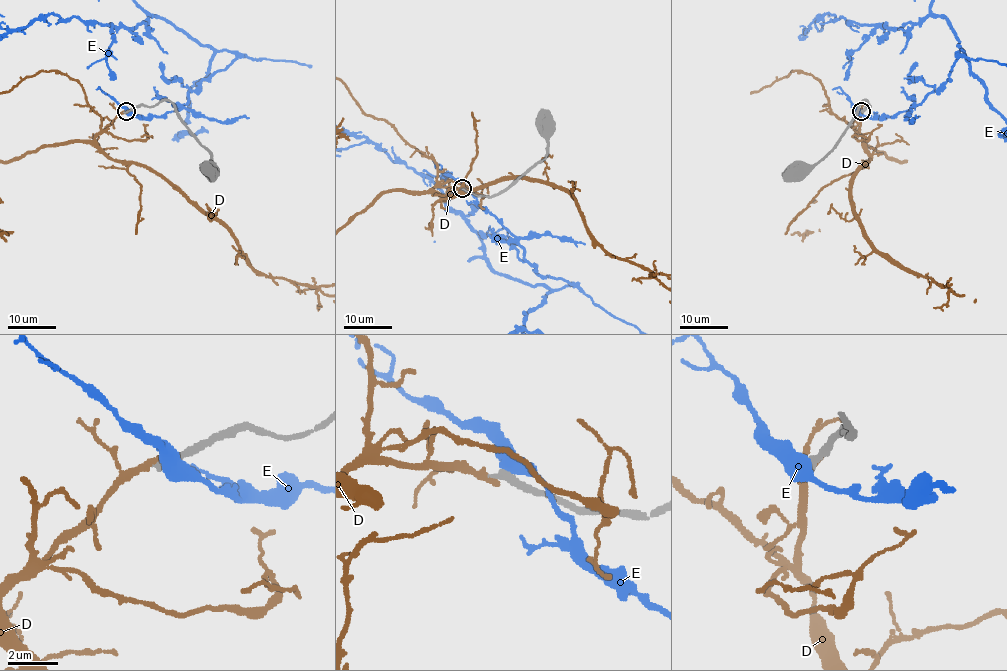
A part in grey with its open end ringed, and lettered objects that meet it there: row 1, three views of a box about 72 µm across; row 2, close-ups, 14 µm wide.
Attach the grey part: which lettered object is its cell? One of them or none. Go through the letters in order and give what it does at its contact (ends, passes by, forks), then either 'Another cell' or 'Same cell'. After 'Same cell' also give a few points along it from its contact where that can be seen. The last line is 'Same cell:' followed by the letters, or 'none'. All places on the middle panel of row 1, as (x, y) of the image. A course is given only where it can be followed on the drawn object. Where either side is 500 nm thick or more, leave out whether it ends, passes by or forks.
D: It ends there. Another cell
E: Another cell
Same cell: none

